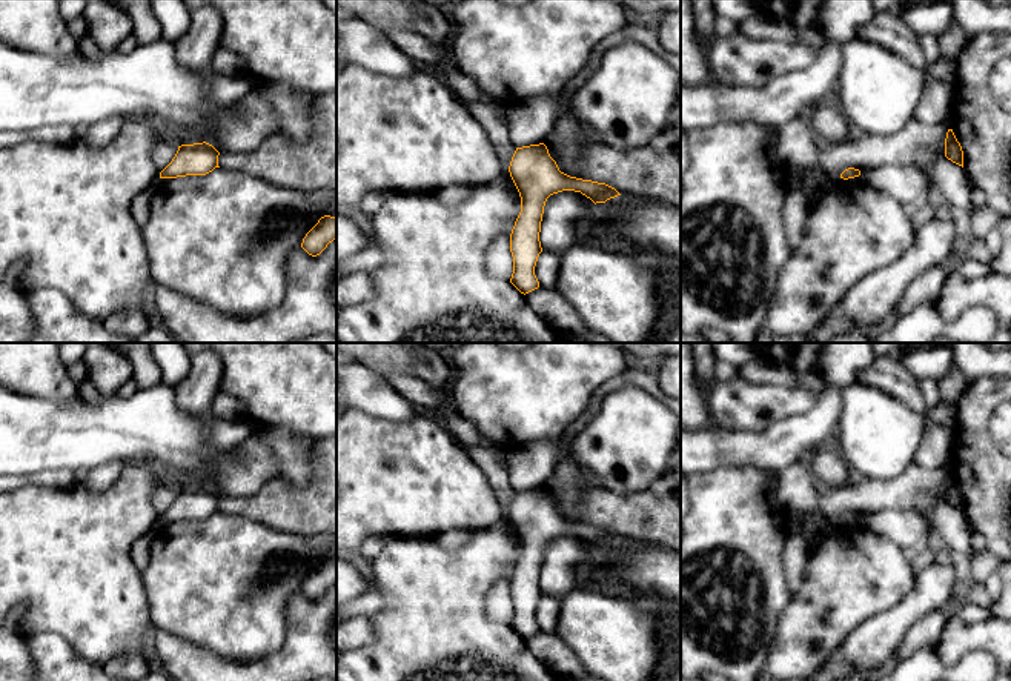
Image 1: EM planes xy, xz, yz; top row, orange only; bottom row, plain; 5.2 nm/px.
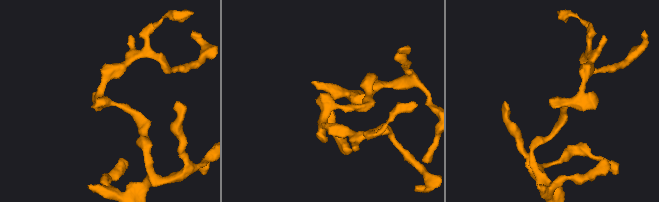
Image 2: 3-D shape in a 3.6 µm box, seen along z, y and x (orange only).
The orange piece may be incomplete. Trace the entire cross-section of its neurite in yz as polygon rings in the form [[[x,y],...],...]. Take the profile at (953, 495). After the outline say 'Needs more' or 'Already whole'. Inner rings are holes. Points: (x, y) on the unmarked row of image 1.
[[[948,473],[946,483],[945,483],[945,501],[951,504],[953,507],[963,512],[963,495],[960,487],[957,486],[953,473]]]. Already whole

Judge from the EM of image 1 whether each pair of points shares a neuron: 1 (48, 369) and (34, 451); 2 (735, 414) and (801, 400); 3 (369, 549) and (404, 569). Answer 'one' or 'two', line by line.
1: two
2: one
3: two

